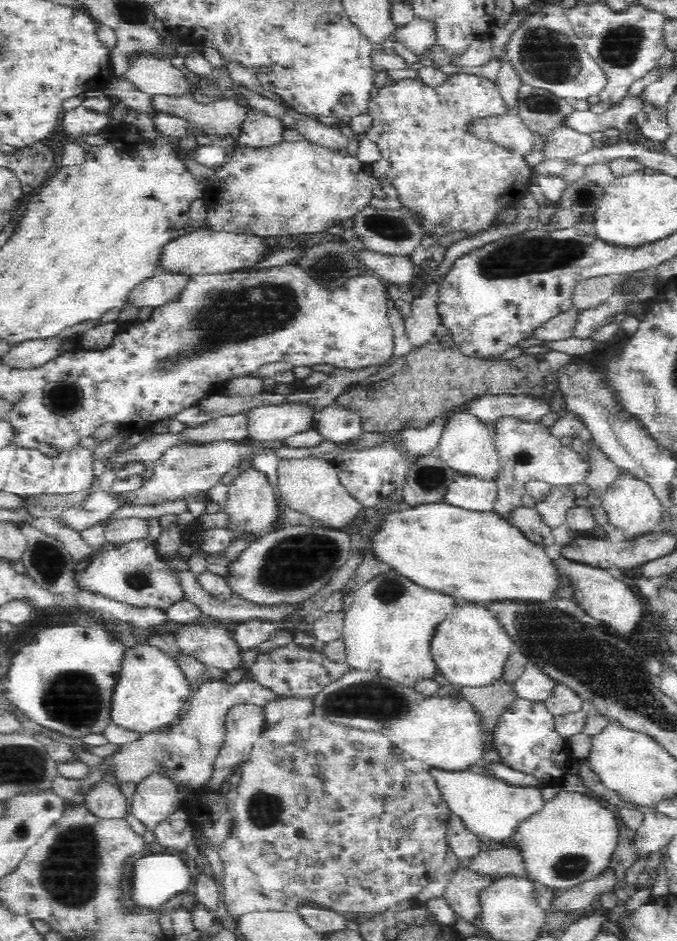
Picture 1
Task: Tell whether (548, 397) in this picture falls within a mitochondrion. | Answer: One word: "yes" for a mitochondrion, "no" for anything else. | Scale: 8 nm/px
no

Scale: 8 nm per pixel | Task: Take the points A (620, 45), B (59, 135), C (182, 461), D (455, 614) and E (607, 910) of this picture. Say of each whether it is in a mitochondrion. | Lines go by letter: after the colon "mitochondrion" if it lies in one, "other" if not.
A: mitochondrion
B: other
C: mitochondrion
D: other
E: other

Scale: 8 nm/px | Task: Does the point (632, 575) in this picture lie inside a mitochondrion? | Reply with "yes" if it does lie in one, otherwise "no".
no

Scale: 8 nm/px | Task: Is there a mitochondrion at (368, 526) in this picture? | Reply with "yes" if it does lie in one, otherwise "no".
no

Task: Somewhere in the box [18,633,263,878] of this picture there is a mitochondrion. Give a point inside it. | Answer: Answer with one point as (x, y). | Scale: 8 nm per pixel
(74, 699)

